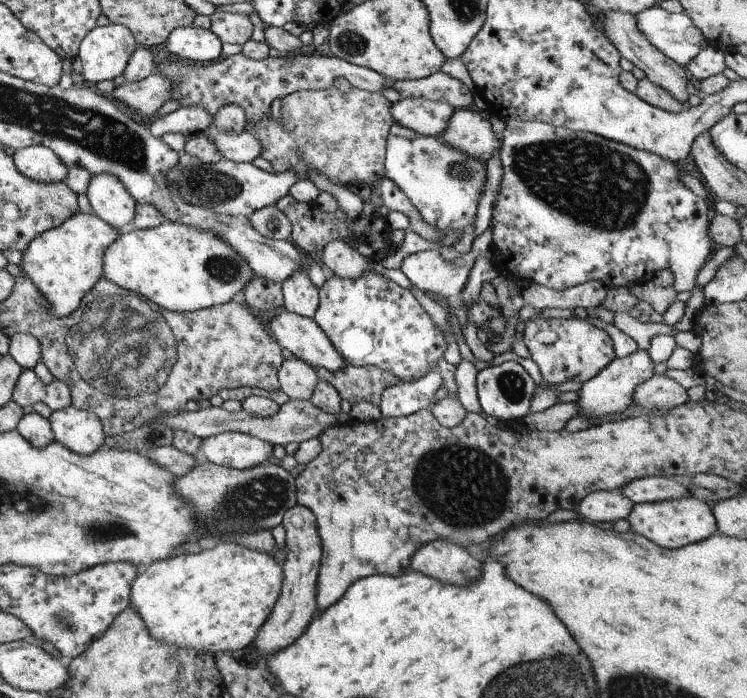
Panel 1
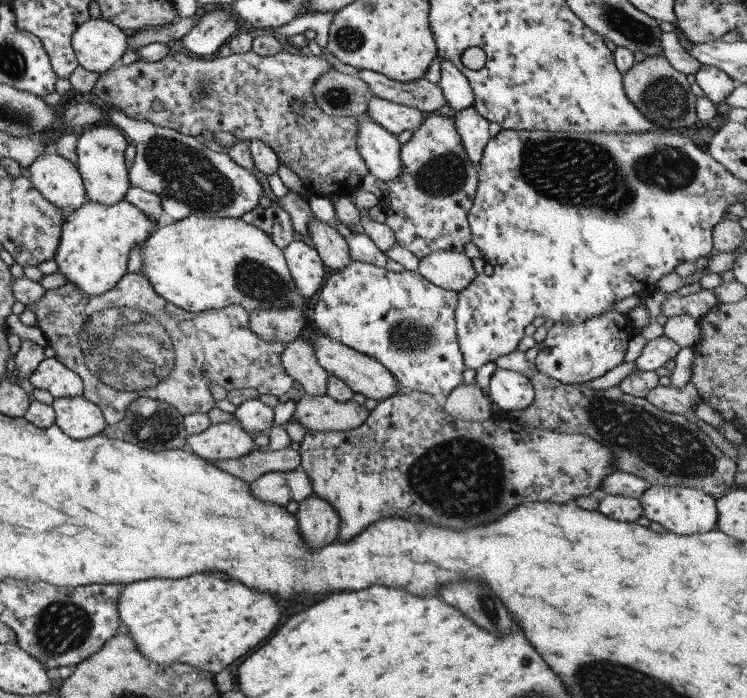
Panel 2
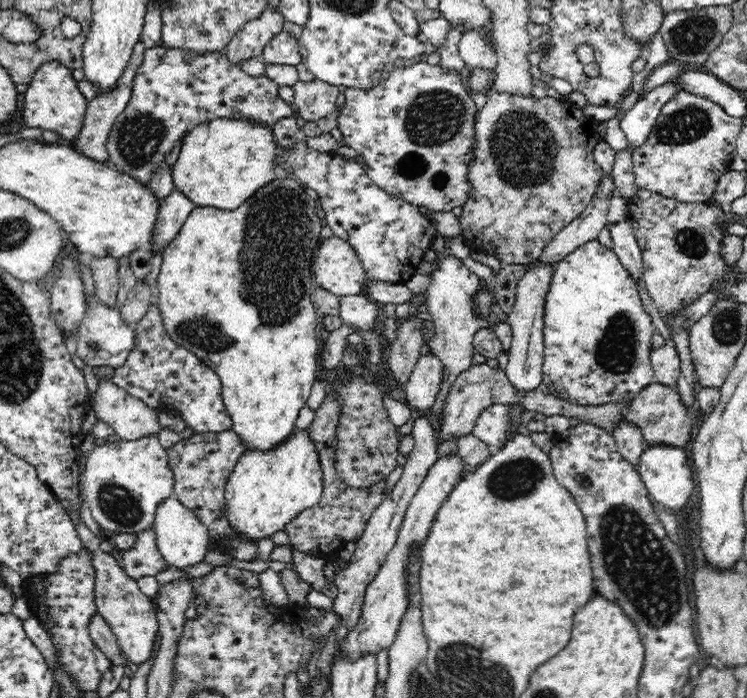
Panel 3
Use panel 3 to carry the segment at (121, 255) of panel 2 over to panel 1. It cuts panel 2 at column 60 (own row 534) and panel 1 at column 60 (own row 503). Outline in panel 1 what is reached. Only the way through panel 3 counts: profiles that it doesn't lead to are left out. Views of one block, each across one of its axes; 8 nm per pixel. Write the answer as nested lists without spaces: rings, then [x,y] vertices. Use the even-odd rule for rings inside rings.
[[[78,211],[64,220],[58,227],[46,230],[33,238],[25,252],[21,253],[21,272],[25,278],[31,280],[31,284],[41,292],[41,296],[49,302],[49,312],[59,318],[67,316],[75,310],[81,298],[93,288],[93,284],[101,278],[103,268],[103,254],[111,242],[117,238],[117,230],[113,230],[109,224],[105,224],[93,213],[87,214]]]

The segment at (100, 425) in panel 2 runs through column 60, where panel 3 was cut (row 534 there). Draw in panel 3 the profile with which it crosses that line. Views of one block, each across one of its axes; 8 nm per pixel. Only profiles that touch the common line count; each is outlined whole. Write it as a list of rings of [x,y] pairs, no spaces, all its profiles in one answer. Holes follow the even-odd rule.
[[[457,452],[446,454],[446,456],[438,455],[436,462],[430,466],[420,488],[408,504],[396,544],[388,552],[387,560],[380,568],[378,576],[366,588],[366,604],[362,606],[362,620],[358,622],[356,630],[352,630],[352,634],[343,644],[343,652],[349,658],[358,658],[362,652],[373,652],[377,655],[382,648],[388,649],[396,640],[400,624],[406,616],[405,612],[410,607],[410,564],[412,560],[421,556],[421,548],[434,526],[438,511],[453,488],[464,478],[465,470],[466,464],[461,454]]]

